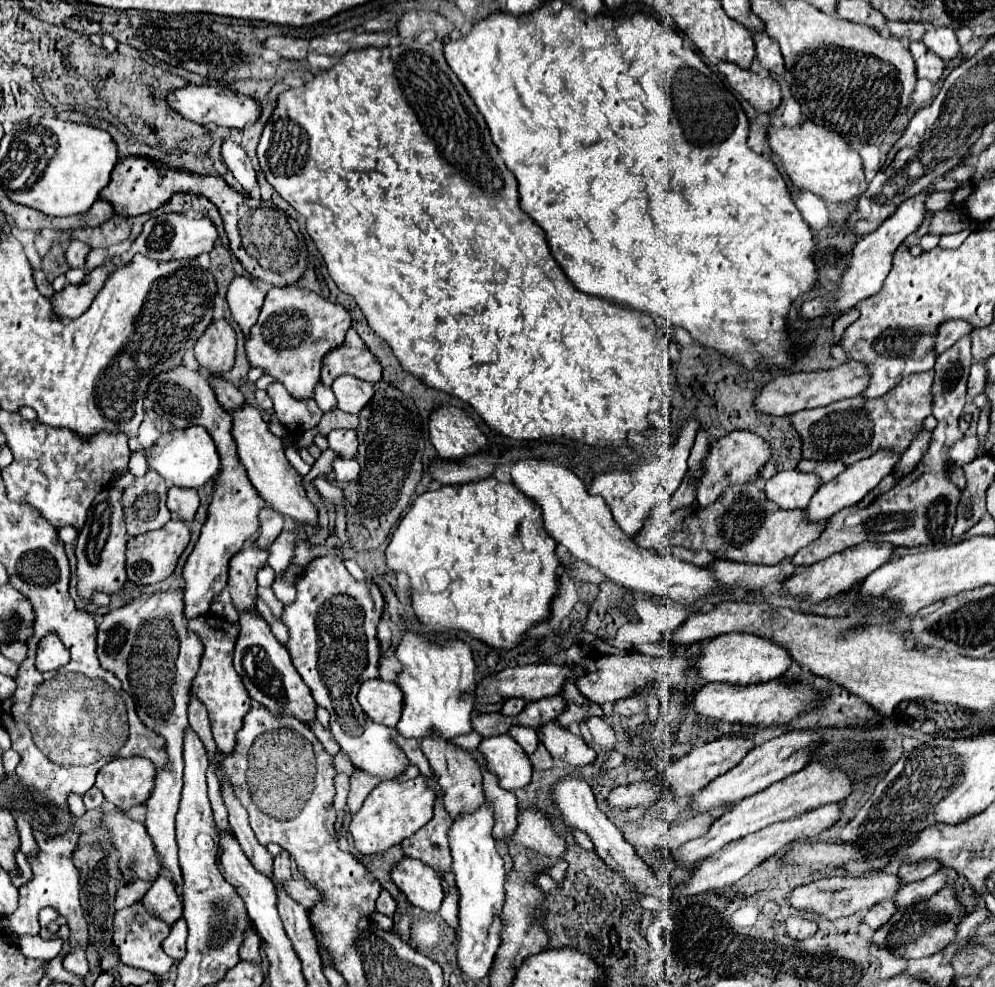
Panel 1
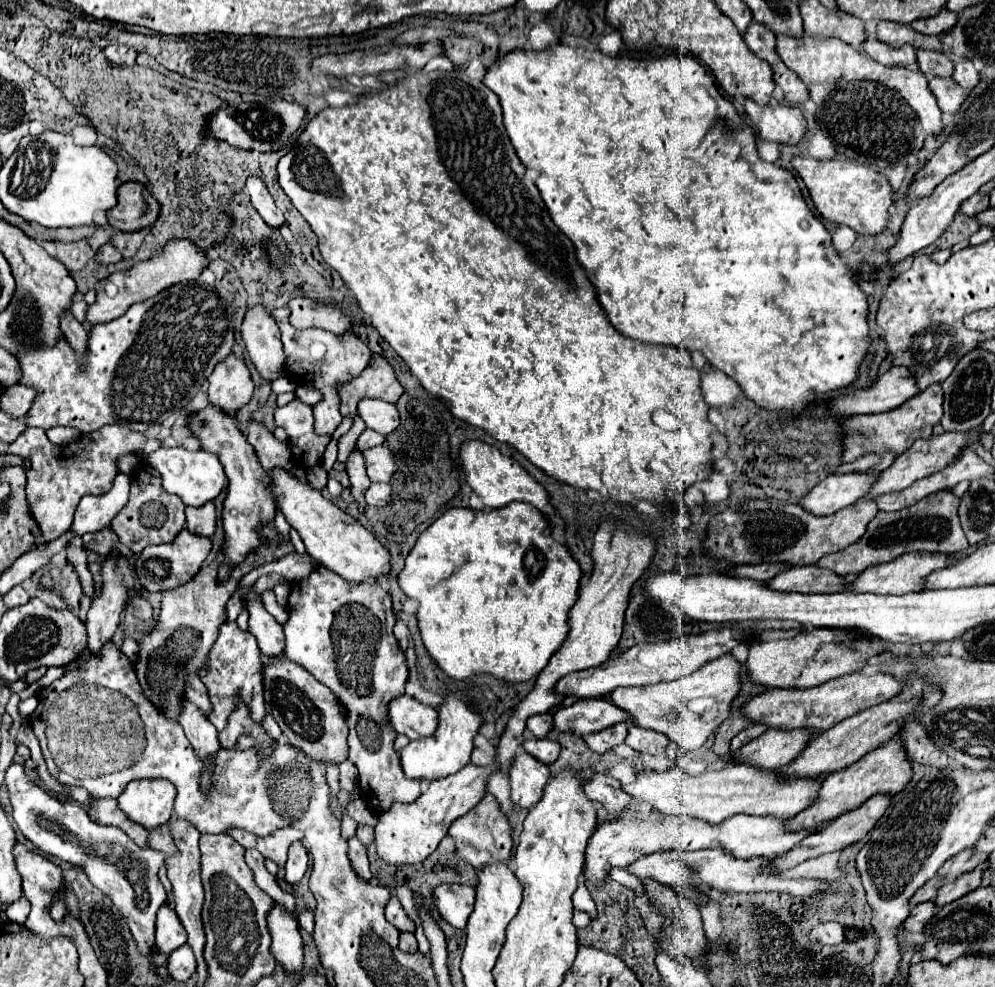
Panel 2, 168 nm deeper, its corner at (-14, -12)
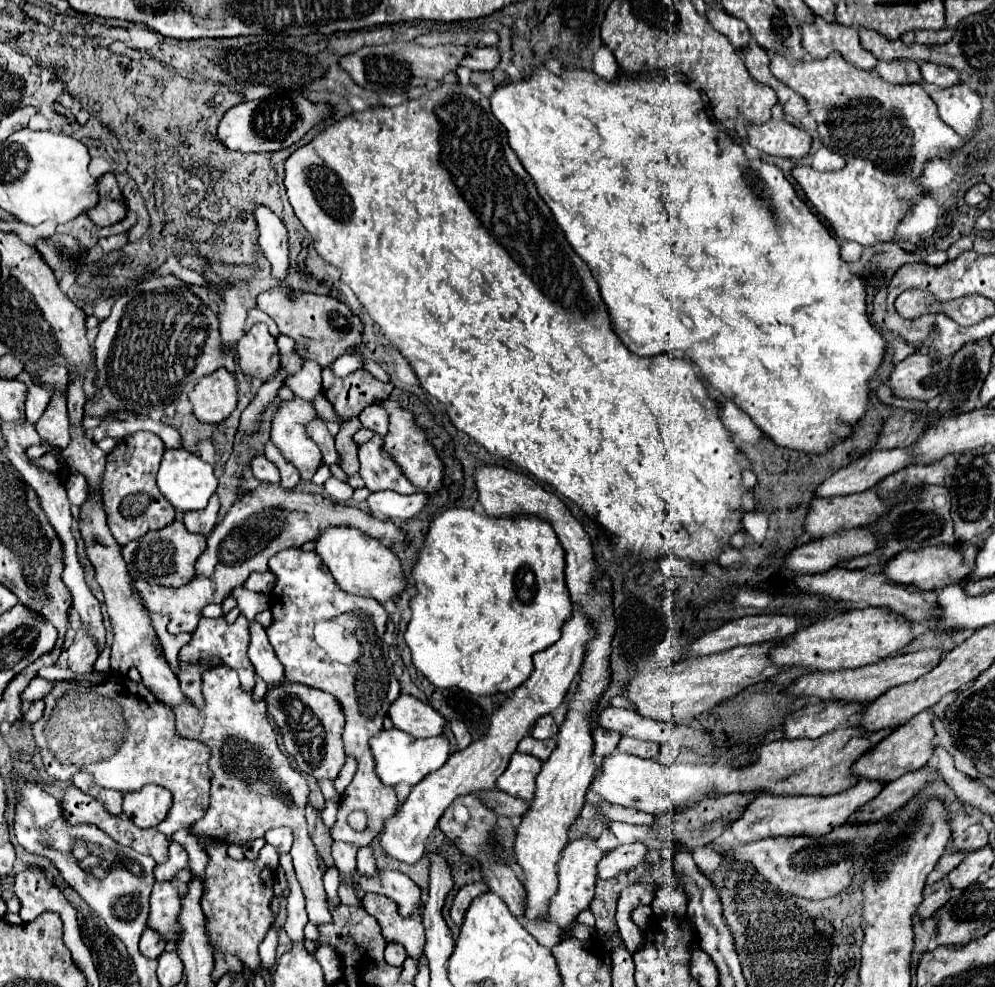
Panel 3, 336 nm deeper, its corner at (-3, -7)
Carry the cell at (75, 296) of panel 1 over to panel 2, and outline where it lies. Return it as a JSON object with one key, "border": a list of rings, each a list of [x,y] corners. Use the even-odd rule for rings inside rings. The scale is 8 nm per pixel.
{"border":[[[171,239],[171,243],[167,243],[159,255],[139,261],[131,269],[115,271],[107,279],[101,279],[97,283],[97,301],[87,309],[87,323],[97,325],[117,319],[129,309],[129,305],[145,301],[175,283],[197,279],[201,271],[209,265],[209,261],[211,259],[207,257],[207,251],[199,251],[199,247],[195,247],[195,243],[191,243],[189,239]]]}

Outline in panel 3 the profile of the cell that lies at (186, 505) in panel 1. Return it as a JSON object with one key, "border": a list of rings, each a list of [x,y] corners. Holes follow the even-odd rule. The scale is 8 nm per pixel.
{"border":[[[214,494],[214,496],[210,498],[210,502],[208,502],[208,506],[206,506],[204,510],[186,512],[186,514],[184,514],[186,530],[188,530],[188,532],[198,532],[198,534],[208,536],[210,530],[214,528],[214,524],[216,524],[218,508],[220,508],[220,500],[218,500],[218,496]]]}

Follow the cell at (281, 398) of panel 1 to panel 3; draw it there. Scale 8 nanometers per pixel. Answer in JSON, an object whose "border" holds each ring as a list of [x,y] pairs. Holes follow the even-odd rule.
{"border":[[[294,398],[290,402],[282,402],[280,408],[276,410],[274,414],[274,422],[272,422],[272,442],[274,446],[280,450],[280,454],[292,462],[298,470],[300,470],[300,476],[302,480],[312,480],[314,472],[320,468],[322,464],[322,454],[316,446],[316,442],[312,442],[312,438],[308,436],[306,432],[306,424],[316,418],[316,410],[310,402],[306,400],[300,400],[300,398]]]}

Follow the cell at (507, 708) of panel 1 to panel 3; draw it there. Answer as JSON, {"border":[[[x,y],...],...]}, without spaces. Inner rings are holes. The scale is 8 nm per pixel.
{"border":[[[550,714],[544,716],[544,718],[540,718],[536,722],[536,726],[532,728],[532,736],[538,738],[538,740],[552,738],[552,736],[556,736],[556,732],[558,732],[558,726],[556,726],[556,722],[554,722],[554,718]]]}

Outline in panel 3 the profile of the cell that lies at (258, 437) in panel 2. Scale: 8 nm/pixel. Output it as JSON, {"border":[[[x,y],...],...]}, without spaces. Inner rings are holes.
{"border":[[[256,456],[252,460],[252,472],[254,472],[254,478],[258,478],[260,482],[280,484],[280,472],[278,472],[278,468],[272,462],[268,462],[264,456]]]}

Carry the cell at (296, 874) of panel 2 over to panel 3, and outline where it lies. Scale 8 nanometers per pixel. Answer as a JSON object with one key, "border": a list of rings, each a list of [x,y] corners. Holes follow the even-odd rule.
{"border":[[[288,828],[268,830],[268,834],[264,834],[264,840],[266,840],[266,844],[272,844],[272,846],[278,850],[278,854],[290,852],[292,842],[294,842],[294,838],[292,838],[292,830],[288,830]]]}

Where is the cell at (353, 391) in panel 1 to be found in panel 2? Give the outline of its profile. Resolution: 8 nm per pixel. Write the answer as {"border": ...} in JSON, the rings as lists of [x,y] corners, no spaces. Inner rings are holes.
{"border":[[[361,399],[357,411],[369,429],[383,435],[391,433],[399,425],[399,413],[393,403],[381,399]]]}

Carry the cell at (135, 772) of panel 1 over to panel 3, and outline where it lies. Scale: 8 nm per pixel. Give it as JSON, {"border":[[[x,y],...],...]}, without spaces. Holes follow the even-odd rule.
{"border":[[[148,784],[140,792],[124,794],[124,814],[140,828],[158,826],[172,808],[172,794],[166,788]]]}

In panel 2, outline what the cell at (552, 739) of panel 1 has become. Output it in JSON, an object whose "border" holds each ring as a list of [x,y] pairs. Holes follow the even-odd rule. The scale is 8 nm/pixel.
{"border":[[[593,773],[585,781],[583,791],[589,799],[601,801],[605,805],[605,809],[615,817],[619,817],[623,813],[623,809],[627,809],[631,803],[631,797],[623,791],[621,783],[607,773]]]}

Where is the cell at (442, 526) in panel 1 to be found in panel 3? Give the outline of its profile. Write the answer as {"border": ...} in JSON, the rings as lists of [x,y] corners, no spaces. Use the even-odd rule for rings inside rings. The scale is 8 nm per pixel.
{"border":[[[450,508],[444,514],[440,514],[438,518],[432,520],[428,536],[426,536],[426,544],[420,552],[418,564],[414,566],[414,580],[416,580],[416,590],[418,594],[412,598],[410,608],[412,608],[412,620],[408,624],[408,630],[404,634],[404,640],[412,652],[412,662],[414,666],[428,678],[430,684],[434,684],[436,688],[458,688],[464,692],[470,692],[474,696],[490,696],[490,694],[506,694],[514,688],[518,688],[520,684],[524,684],[534,668],[532,664],[532,656],[536,652],[546,650],[548,646],[552,646],[554,642],[560,640],[560,630],[564,626],[564,622],[572,616],[572,602],[570,602],[570,594],[564,582],[564,550],[560,550],[560,542],[556,540],[556,534],[552,530],[552,526],[548,526],[548,522],[540,520],[540,518],[532,518],[532,516],[514,516],[514,518],[490,518],[490,516],[482,516],[476,514],[474,510],[468,508]],[[508,678],[508,688],[498,688],[504,680]]]}

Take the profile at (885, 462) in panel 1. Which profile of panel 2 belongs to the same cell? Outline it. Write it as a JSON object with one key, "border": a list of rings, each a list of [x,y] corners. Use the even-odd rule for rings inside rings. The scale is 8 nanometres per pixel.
{"border":[[[943,433],[939,437],[931,437],[931,439],[919,439],[909,451],[901,453],[891,467],[887,467],[885,471],[879,473],[877,481],[873,483],[873,487],[869,489],[869,493],[865,495],[865,499],[877,499],[879,495],[885,493],[893,493],[893,491],[903,491],[905,487],[913,485],[917,479],[923,479],[935,471],[941,471],[945,465],[949,465],[965,447],[967,443],[967,435],[965,433]]]}

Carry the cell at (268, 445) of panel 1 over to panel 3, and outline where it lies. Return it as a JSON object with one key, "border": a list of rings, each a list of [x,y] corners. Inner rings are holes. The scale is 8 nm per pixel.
{"border":[[[346,526],[326,528],[318,538],[316,554],[330,568],[334,580],[344,592],[364,596],[364,598],[374,598],[376,602],[386,604],[388,600],[398,596],[408,586],[408,580],[402,572],[400,558],[380,540],[356,528],[346,528]]]}

